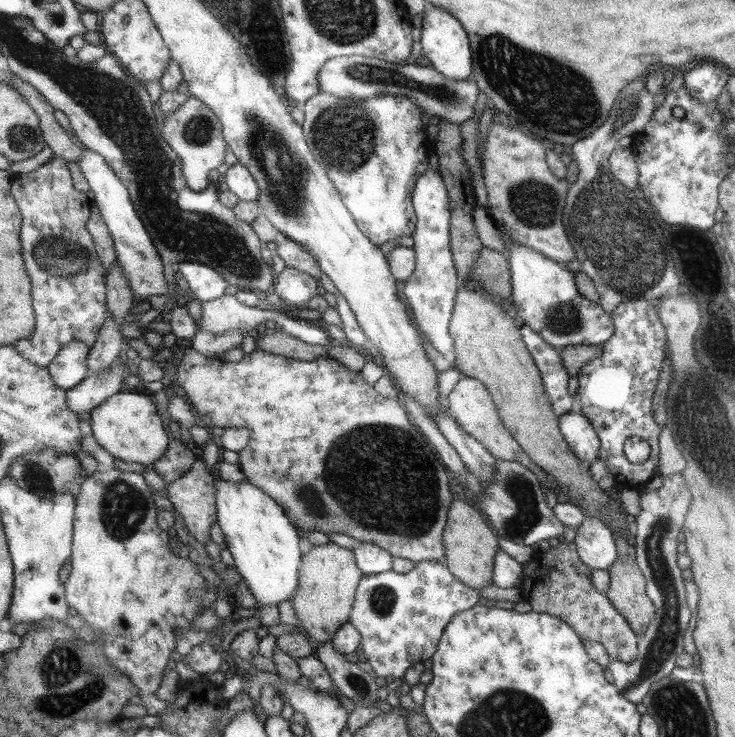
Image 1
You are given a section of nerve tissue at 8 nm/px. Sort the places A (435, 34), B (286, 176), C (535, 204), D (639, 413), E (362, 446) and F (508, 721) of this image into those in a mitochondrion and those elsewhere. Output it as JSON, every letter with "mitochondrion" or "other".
{"A":"other","B":"mitochondrion","C":"mitochondrion","D":"other","E":"mitochondrion","F":"mitochondrion"}

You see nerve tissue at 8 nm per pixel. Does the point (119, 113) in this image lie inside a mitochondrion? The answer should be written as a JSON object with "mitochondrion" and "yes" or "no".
{"mitochondrion":"yes"}

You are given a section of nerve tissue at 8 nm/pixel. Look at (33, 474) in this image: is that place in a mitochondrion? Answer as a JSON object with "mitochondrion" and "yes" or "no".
{"mitochondrion":"yes"}

